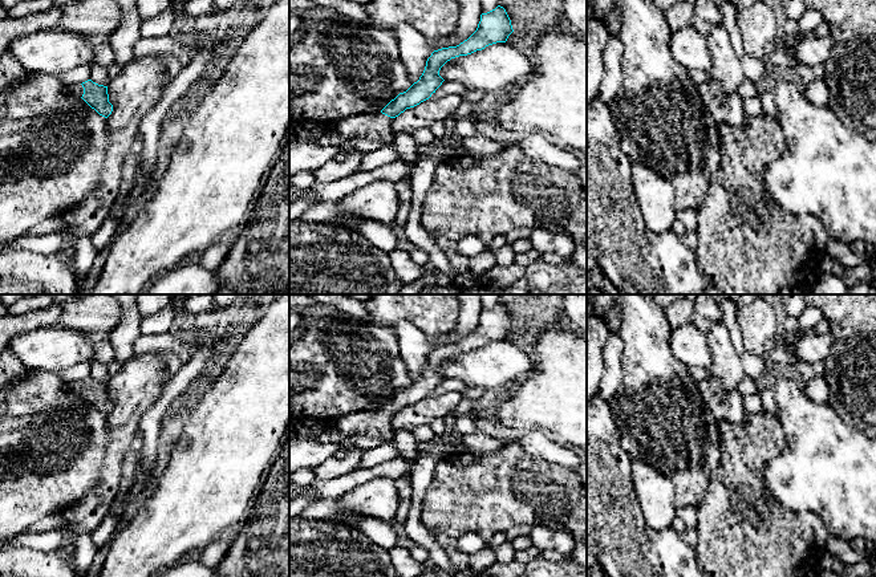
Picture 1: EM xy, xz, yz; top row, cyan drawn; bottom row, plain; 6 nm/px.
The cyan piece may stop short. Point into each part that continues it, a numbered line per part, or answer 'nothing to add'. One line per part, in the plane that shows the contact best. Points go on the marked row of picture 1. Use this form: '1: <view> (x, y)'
1: xy (77, 90)

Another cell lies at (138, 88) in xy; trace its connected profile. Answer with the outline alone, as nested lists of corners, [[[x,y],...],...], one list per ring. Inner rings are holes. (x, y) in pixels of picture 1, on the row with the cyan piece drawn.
[[[150,54],[134,57],[134,60],[108,86],[109,102],[113,105],[111,114],[106,118],[109,130],[109,145],[105,149],[105,163],[100,183],[94,191],[85,196],[78,204],[54,214],[61,223],[60,231],[68,237],[68,244],[58,252],[69,261],[74,259],[73,241],[85,235],[93,235],[108,218],[111,206],[115,203],[122,183],[122,166],[126,154],[130,151],[143,115],[154,107],[162,97],[167,81],[169,54]]]

